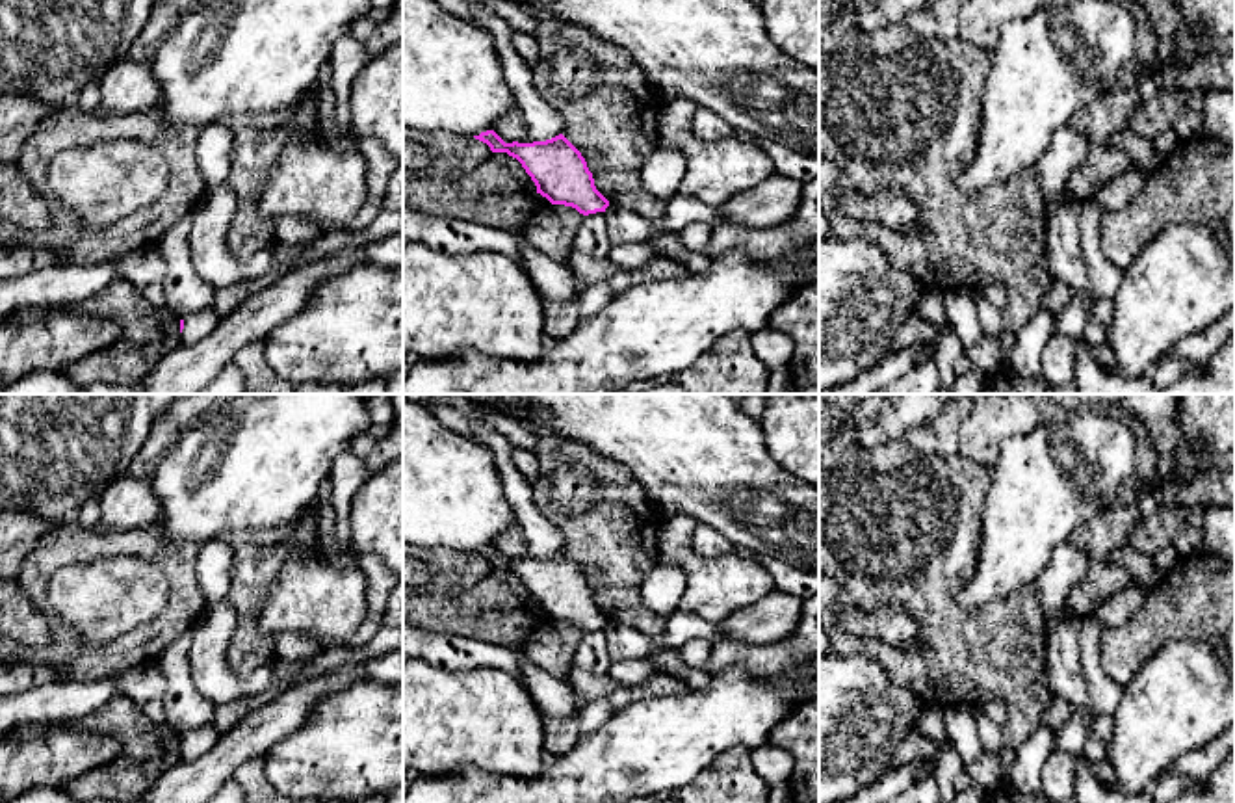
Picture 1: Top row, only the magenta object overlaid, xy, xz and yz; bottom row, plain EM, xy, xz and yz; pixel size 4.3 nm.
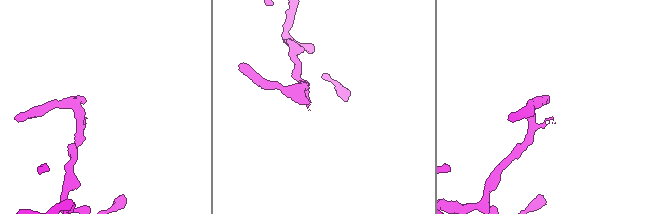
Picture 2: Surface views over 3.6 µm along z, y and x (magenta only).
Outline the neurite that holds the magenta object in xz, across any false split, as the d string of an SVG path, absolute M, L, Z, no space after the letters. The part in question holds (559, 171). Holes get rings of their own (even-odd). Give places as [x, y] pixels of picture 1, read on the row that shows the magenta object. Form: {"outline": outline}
{"outline": "M494 130L474 136L492 152L516 158L537 186L537 193L552 204L565 204L589 216L605 212L609 201L596 190L592 173L581 152L563 136L533 143L505 143Z"}

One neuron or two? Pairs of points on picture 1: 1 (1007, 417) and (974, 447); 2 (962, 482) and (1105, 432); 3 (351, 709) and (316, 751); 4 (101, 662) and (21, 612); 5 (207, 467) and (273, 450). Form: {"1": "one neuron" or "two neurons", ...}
{"1": "one neuron", "2": "two neurons", "3": "one neuron", "4": "two neurons", "5": "one neuron"}

